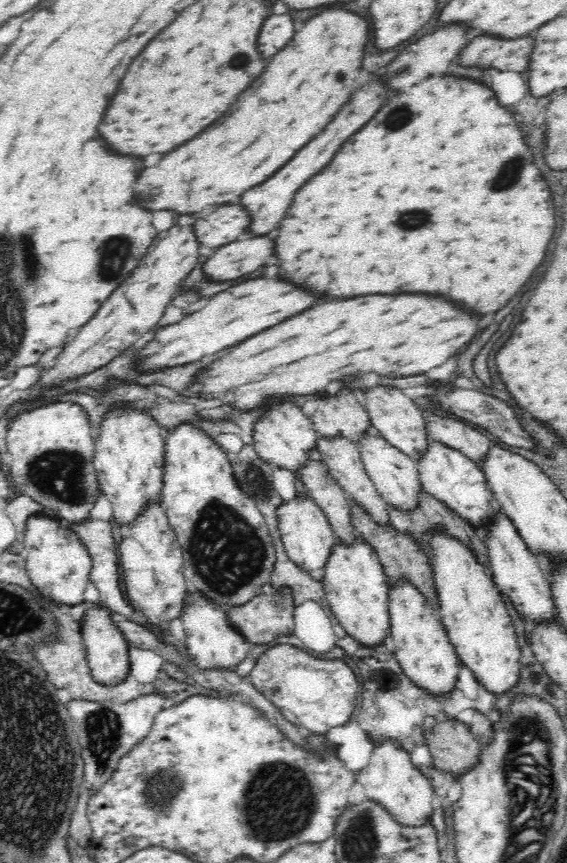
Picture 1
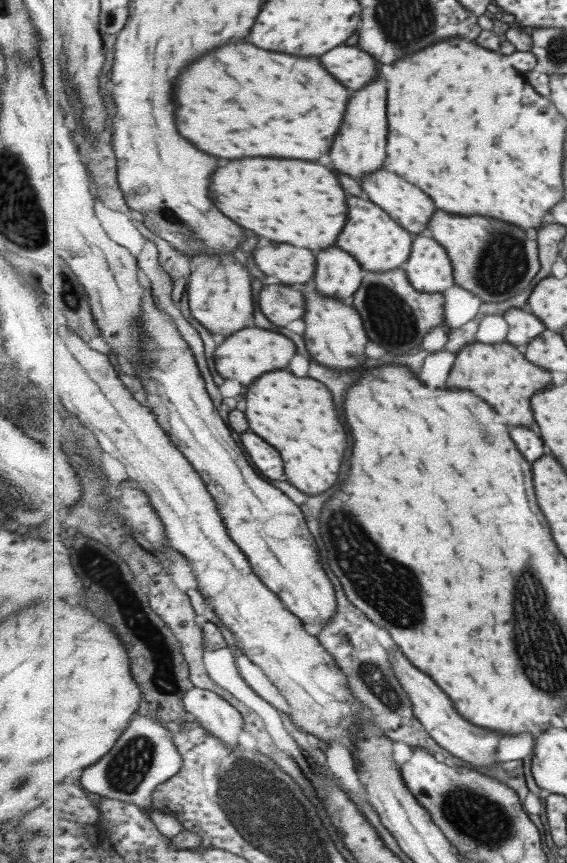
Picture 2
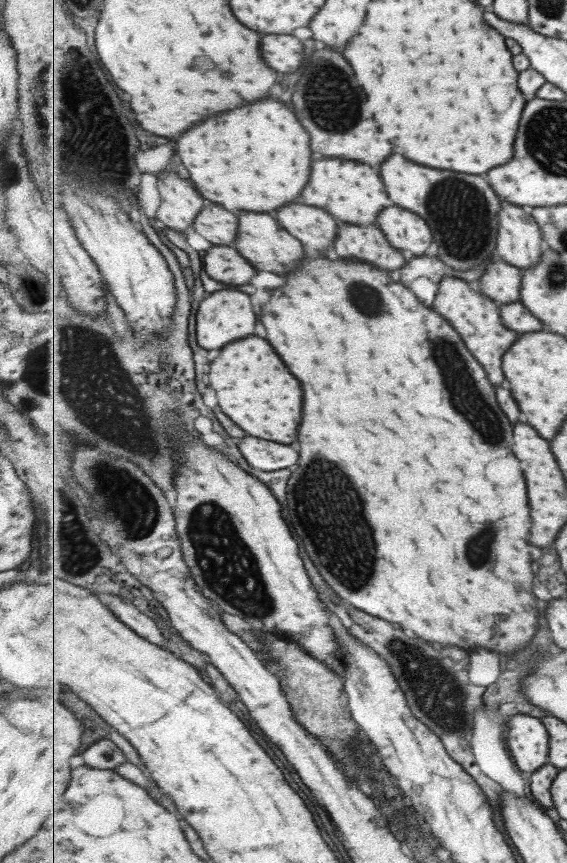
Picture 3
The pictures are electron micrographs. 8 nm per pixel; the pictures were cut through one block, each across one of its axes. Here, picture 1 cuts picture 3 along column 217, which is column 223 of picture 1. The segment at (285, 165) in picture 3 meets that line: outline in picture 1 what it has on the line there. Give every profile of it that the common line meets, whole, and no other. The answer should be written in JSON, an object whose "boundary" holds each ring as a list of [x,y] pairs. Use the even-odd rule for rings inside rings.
{"boundary":[[[328,8],[310,18],[304,28],[296,32],[292,44],[270,60],[266,74],[262,74],[262,78],[258,78],[258,82],[254,82],[254,86],[250,86],[250,90],[234,102],[232,110],[214,122],[214,126],[208,126],[202,134],[198,134],[198,138],[186,142],[186,146],[168,152],[158,166],[150,166],[142,172],[138,186],[134,186],[142,202],[146,202],[150,210],[176,210],[180,214],[200,212],[212,204],[238,203],[232,198],[238,198],[248,188],[270,178],[270,174],[282,168],[306,142],[310,142],[310,138],[314,138],[314,134],[320,134],[350,100],[356,90],[354,82],[362,70],[366,50],[362,46],[370,42],[370,32],[372,30],[366,18],[344,8]]]}

